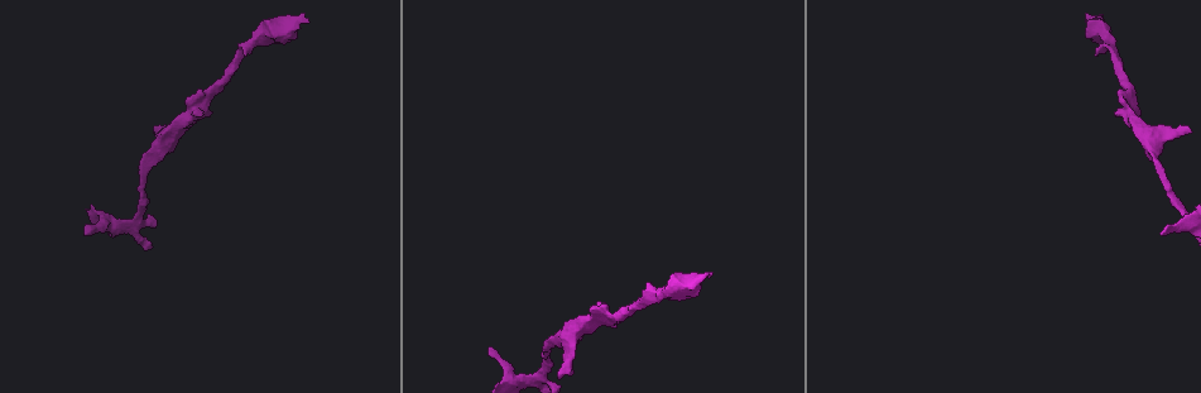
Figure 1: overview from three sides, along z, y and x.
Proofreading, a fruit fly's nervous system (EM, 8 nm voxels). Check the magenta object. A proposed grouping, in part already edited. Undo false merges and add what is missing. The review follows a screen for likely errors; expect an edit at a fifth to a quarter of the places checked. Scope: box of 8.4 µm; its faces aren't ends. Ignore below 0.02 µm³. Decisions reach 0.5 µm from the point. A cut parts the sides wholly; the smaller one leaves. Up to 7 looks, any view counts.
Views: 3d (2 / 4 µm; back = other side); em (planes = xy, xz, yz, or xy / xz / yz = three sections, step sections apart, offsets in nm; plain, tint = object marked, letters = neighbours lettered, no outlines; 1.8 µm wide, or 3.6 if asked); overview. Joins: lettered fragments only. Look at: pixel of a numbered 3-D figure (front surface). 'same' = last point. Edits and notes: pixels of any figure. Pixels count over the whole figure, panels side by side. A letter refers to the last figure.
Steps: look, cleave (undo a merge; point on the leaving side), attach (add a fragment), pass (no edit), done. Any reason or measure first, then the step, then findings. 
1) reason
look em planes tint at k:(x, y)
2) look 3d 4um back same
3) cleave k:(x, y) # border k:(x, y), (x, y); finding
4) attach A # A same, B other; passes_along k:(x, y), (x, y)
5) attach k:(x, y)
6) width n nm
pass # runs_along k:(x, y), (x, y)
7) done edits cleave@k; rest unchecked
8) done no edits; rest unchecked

free end
look em xy step 16 tint at 1:(492, 347)

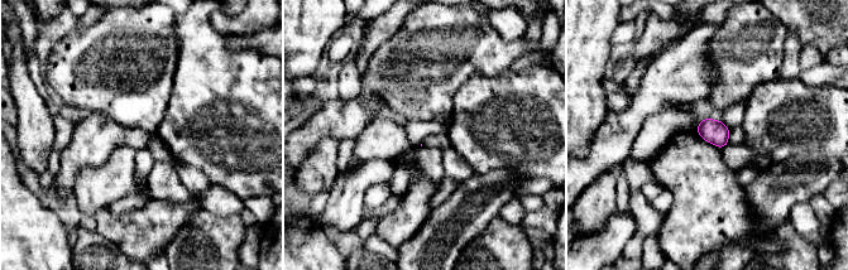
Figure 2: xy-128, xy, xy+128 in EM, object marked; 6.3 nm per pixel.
look em xy step 16 letters same

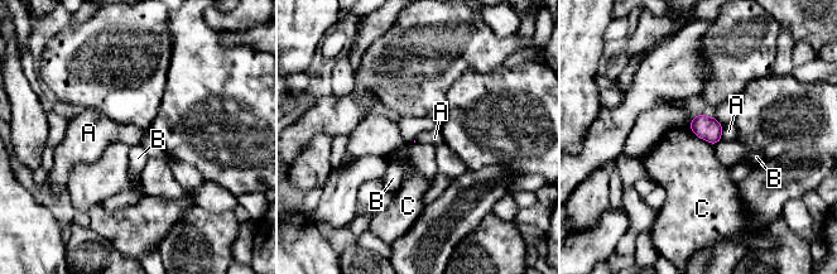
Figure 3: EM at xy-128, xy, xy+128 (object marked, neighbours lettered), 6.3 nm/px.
pass # A other, B other, C other; border 3:(724, 126), (720, 139); none of them fits

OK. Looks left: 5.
thick turns thin
look em 3.6um planes tint at 1:(165, 137)

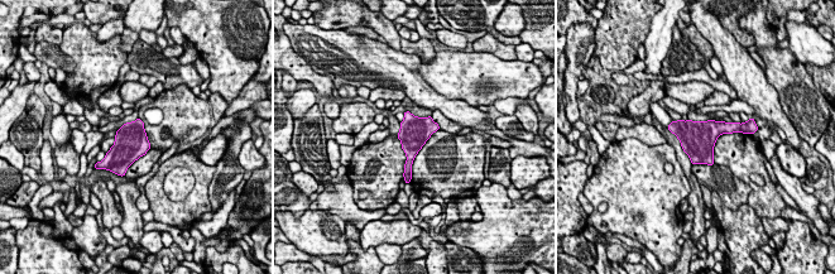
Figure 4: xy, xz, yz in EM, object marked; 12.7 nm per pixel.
see the neighbours
look em 3.6um planes letters same

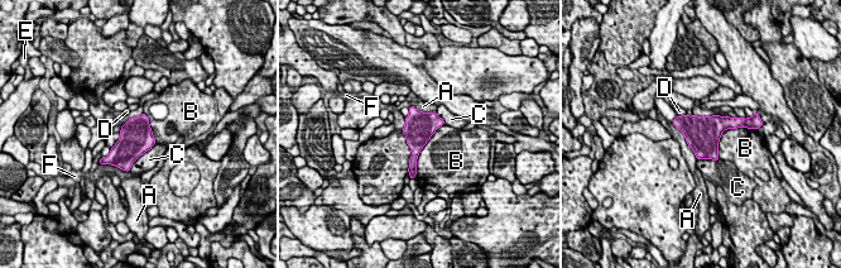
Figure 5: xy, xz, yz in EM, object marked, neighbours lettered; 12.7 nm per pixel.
width 380 nm
pass # A other, B other, C other, D other, E other, F other; border 5:(443, 124), (421, 151), (414, 175); all the same neuron

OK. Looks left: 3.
tapers out
look 3d 4um at 1:(308, 18)

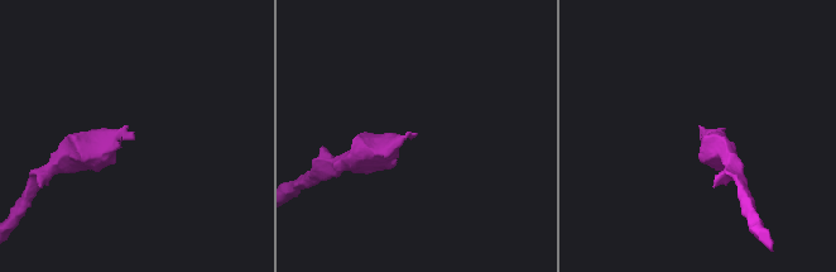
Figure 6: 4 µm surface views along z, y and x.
need the tissue
look em planes letters at 6:(414, 133)

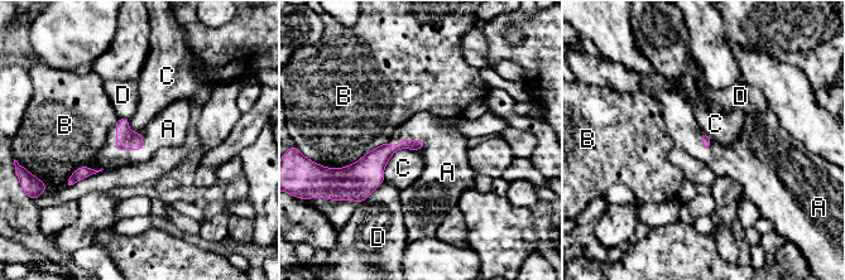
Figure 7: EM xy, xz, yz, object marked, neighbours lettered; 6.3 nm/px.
attach A # A same, B other, C other, D other; it goes on there

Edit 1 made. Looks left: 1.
done edits attach@7; rest unchecked

